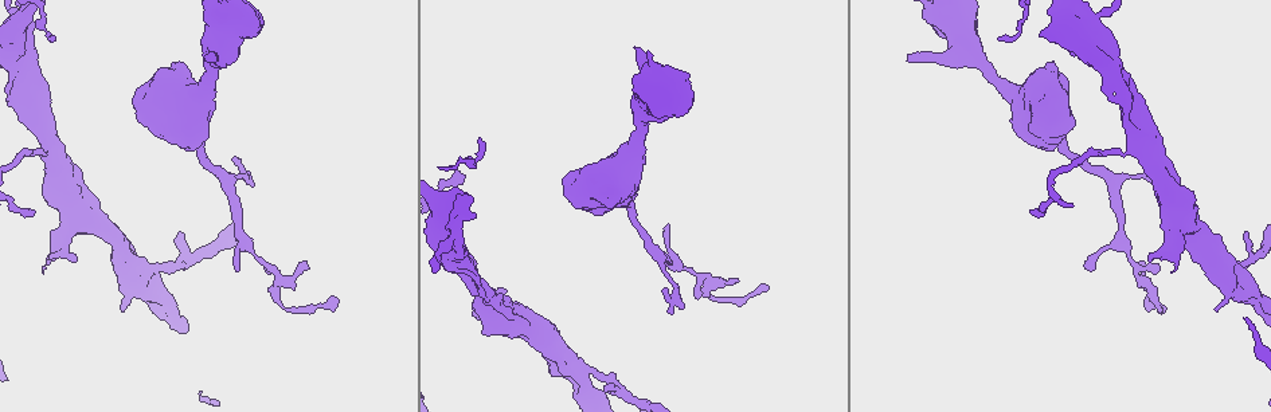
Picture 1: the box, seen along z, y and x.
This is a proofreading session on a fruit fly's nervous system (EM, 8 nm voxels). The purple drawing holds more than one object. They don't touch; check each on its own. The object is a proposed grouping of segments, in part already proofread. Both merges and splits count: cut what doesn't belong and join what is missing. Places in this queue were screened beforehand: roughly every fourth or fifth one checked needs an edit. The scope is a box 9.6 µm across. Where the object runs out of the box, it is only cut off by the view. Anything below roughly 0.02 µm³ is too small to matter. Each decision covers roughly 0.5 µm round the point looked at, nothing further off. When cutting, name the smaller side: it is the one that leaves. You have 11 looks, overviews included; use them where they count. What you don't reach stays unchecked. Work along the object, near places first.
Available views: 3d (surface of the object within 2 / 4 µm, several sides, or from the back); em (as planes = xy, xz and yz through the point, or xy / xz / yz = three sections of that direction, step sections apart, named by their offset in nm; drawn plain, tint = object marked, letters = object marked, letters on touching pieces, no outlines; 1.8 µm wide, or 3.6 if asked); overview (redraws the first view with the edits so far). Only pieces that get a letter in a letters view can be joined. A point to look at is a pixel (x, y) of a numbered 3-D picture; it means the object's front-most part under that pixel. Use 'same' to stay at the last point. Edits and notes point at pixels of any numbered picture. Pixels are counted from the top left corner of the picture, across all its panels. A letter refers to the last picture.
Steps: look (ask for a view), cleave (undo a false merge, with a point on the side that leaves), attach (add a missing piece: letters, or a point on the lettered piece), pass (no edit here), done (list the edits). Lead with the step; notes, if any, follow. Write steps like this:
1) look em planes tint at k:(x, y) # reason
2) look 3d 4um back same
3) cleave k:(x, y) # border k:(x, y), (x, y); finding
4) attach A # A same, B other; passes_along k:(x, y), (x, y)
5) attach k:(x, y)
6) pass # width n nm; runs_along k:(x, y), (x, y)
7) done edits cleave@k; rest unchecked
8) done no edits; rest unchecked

look 3d 4um at 1:(210, 56) # free end

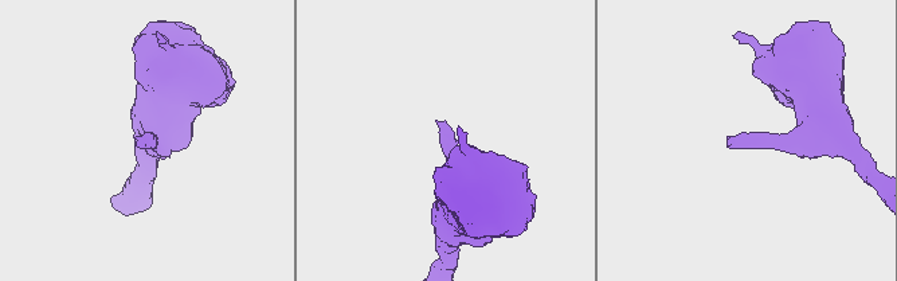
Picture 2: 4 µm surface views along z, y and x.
look em planes tint at 2:(136, 136) # need the tissue

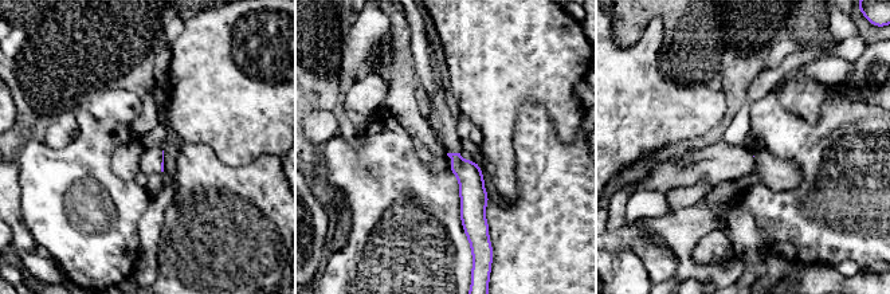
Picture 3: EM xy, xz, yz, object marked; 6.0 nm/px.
look em planes letters same

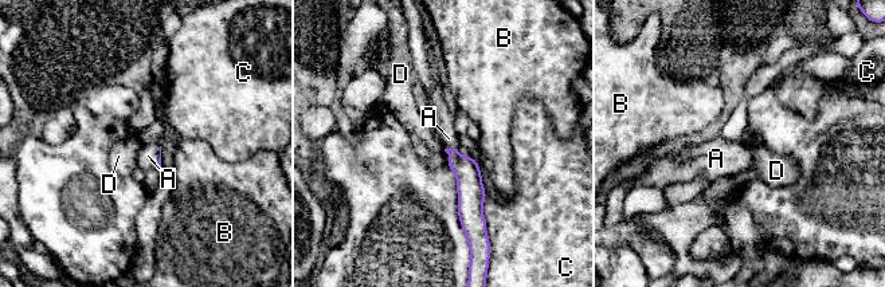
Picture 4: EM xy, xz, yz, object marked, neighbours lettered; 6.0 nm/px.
attach A # A same, B other, C other, D other; passes_along 4:(469, 183), (451, 149), (449, 138); the neuron continues

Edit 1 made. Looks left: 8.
look 3d 4um at 1:(456, 173) # thin end

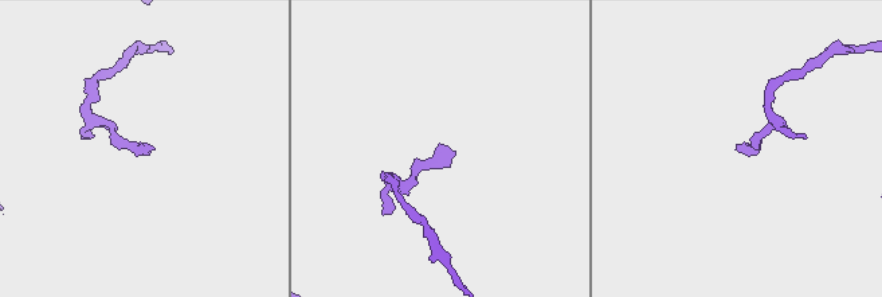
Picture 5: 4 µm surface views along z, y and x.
look em planes plain at 5:(737, 149)

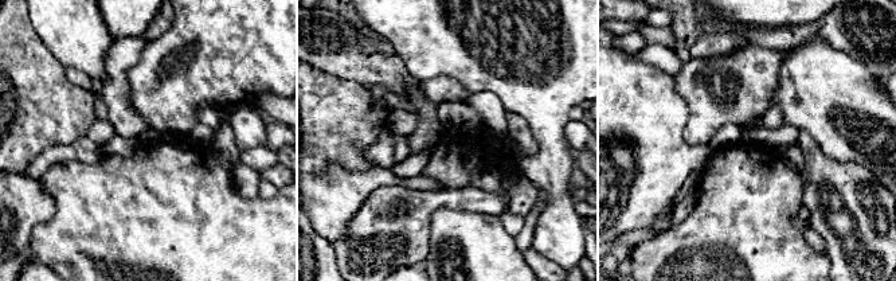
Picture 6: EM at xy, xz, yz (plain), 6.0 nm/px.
look em planes letters same

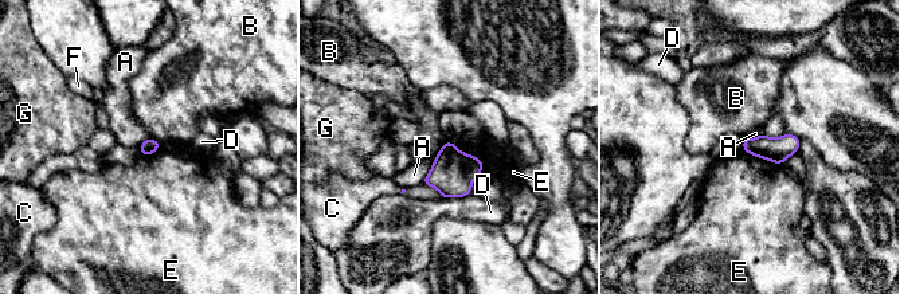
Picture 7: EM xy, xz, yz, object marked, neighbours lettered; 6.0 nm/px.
pass # longest_contact E 220 nm; A other, B other, C other, D other, E other, F other, G other; no lettered piece goes on from it

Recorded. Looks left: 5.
look em xz step 8 letters at 1:(662, 290) # tapers out

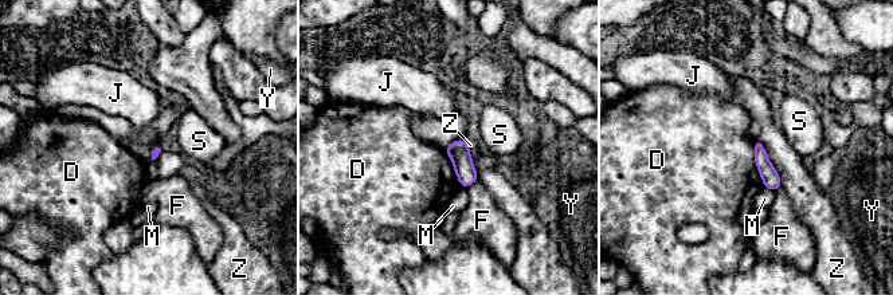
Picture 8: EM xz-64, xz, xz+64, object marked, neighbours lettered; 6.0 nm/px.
look em planes letters same

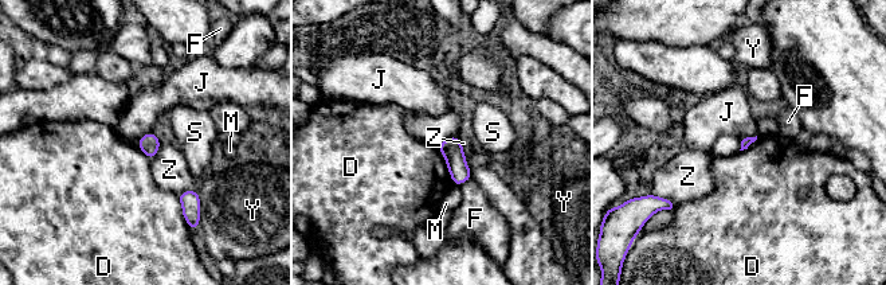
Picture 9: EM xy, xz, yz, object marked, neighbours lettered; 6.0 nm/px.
pass # D other, F other, J other, M other, S other, Y other, Z other; border 9:(438, 147), (449, 175), (455, 184); no lettered piece goes on from it

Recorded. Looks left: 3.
done edits attach@4; rest unchecked

